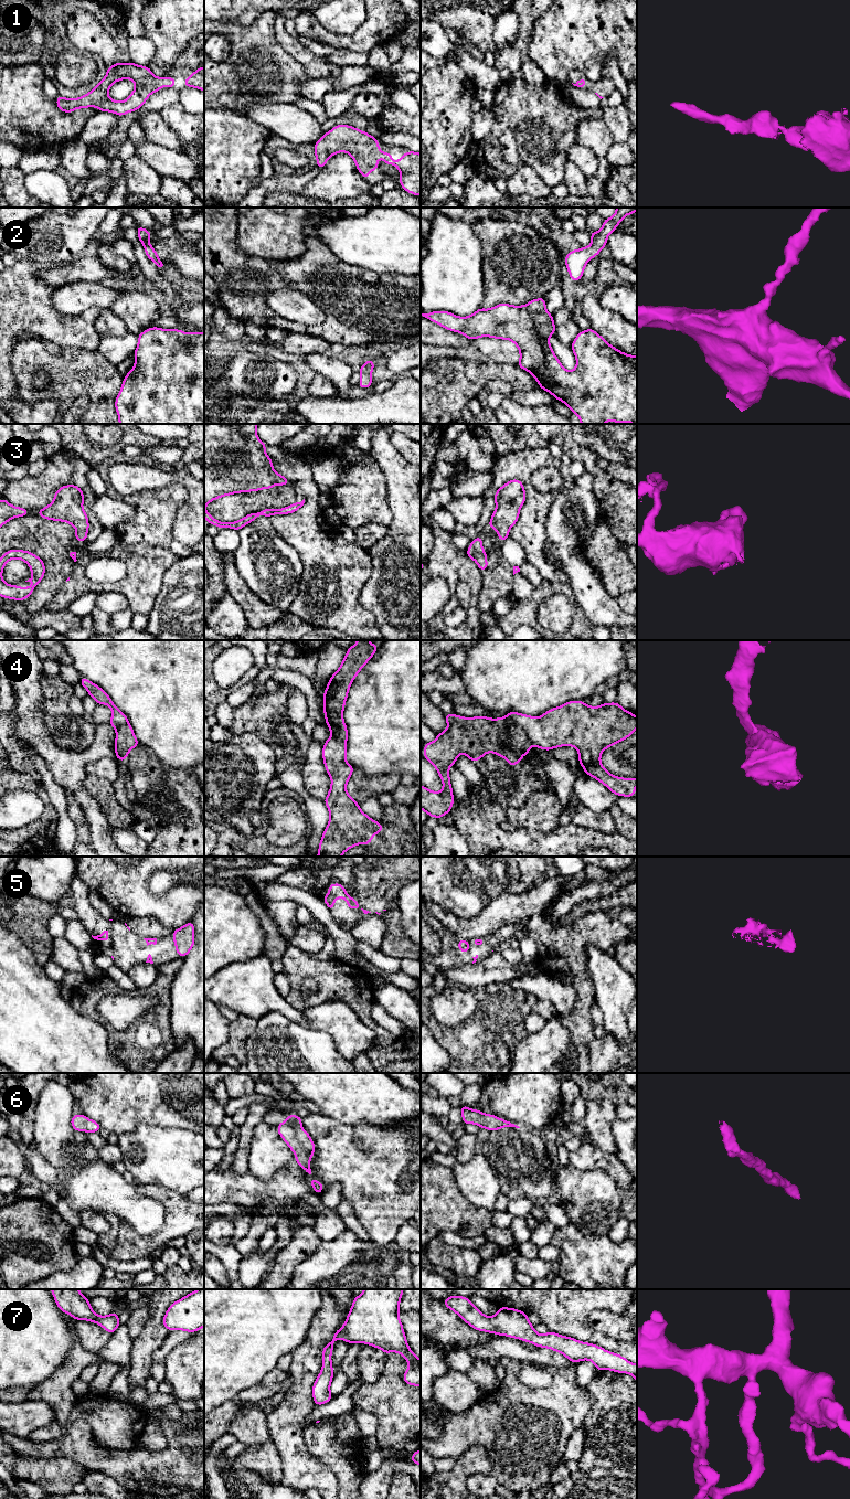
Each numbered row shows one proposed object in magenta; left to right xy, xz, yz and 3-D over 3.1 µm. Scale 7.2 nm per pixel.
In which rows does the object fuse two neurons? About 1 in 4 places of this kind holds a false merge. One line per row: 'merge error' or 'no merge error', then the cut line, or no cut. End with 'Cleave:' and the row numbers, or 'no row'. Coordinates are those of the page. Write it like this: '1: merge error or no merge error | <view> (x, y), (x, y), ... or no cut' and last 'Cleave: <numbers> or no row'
1: no merge error | no cut
2: no merge error | no cut
3: no merge error | no cut
4: merge error | yz (507, 715), (523, 730), (532, 744)
5: no merge error | no cut
6: no merge error | no cut
7: no merge error | no cut
Cleave: 4

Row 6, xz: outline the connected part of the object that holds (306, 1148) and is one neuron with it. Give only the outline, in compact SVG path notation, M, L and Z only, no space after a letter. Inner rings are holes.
M287 1114L288 1118L277 1125L277 1131L296 1156L296 1163L311 1174L310 1159L315 1154L316 1146L310 1135L302 1129L302 1118Z

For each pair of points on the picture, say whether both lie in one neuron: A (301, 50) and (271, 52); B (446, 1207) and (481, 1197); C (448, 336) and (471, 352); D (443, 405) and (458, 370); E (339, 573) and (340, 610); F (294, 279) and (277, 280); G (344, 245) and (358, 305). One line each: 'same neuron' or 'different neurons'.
A: different neurons
B: different neurons
C: different neurons
D: same neuron
E: same neuron
F: same neuron
G: different neurons

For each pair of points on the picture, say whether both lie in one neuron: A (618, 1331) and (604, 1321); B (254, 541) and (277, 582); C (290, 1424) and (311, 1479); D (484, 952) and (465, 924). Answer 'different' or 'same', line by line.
A: same
B: same
C: same
D: different

